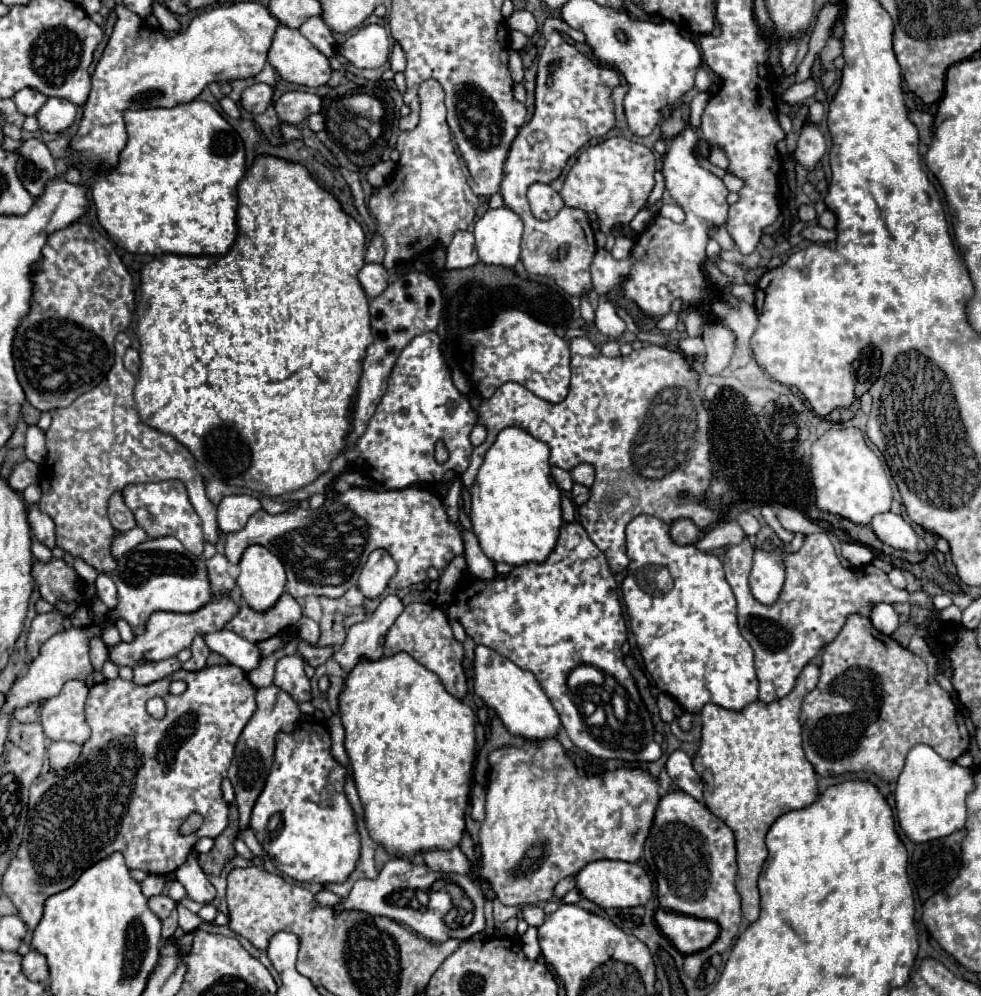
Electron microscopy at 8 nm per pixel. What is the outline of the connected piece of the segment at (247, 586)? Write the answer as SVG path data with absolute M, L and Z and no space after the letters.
M249 546L241 558L237 586L243 600L255 612L265 612L277 604L285 592L285 568L267 548Z

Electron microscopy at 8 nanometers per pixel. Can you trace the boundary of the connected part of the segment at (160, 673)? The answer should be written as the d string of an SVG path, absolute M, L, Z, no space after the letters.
M167 658L167 660L161 660L161 662L149 662L149 664L137 664L133 682L145 686L145 684L163 680L177 670L181 670L181 662L177 658Z

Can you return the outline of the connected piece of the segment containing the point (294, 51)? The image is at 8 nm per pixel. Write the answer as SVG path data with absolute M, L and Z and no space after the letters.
M277 26L273 46L269 50L269 64L279 72L279 76L285 82L307 86L307 88L321 88L331 78L329 58L325 54L321 54L299 30L285 28L285 26Z

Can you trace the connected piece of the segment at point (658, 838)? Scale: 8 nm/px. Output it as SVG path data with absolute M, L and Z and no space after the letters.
M683 790L667 792L657 804L651 834L645 842L645 862L657 880L659 908L713 920L721 928L719 948L685 958L683 970L695 980L713 954L721 954L731 946L743 918L741 896L735 890L737 860L733 832L721 818L711 814L707 806L699 804Z

